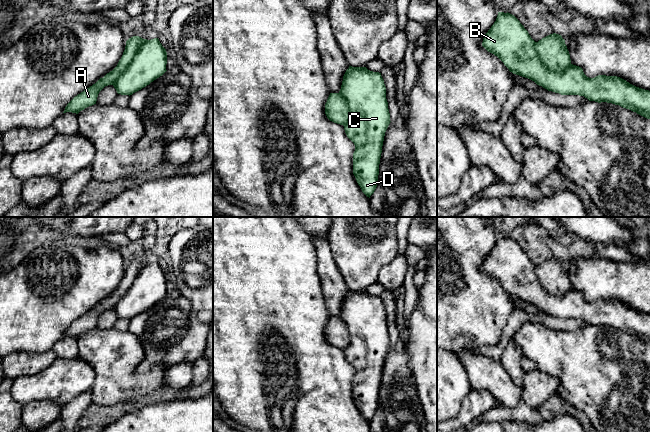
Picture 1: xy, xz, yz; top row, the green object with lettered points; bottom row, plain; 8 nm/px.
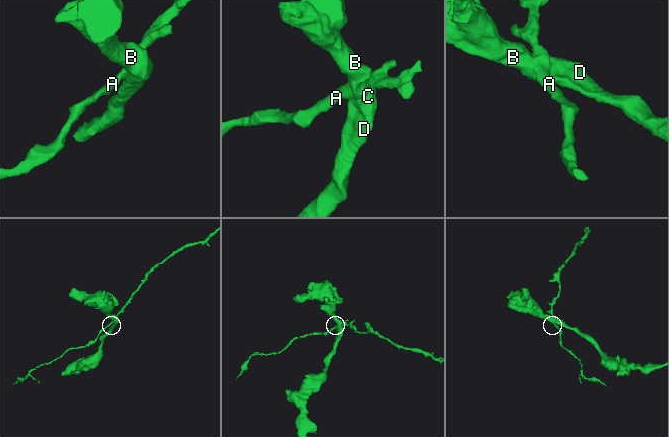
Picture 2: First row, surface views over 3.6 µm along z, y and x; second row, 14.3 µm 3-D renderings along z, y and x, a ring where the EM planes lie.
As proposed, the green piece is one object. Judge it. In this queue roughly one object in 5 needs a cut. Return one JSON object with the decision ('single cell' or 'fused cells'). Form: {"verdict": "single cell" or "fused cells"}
{"verdict": "fused cells"}

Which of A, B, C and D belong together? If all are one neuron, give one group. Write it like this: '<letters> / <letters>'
A / B C D

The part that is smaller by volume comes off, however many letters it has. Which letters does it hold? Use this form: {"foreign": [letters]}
{"foreign": ["A"]}

